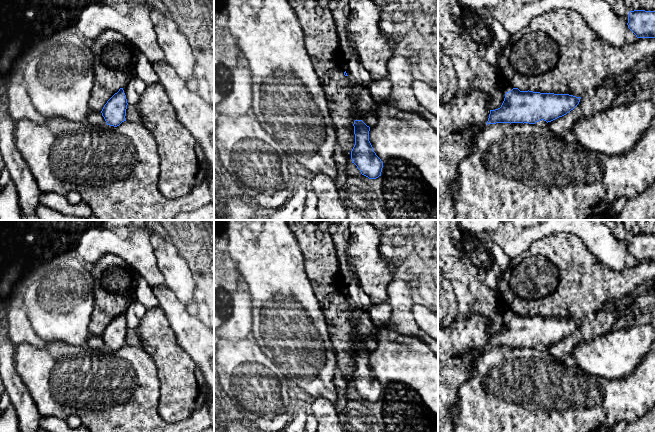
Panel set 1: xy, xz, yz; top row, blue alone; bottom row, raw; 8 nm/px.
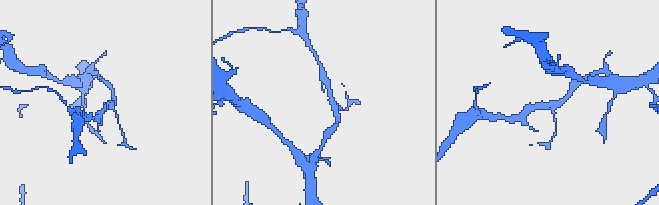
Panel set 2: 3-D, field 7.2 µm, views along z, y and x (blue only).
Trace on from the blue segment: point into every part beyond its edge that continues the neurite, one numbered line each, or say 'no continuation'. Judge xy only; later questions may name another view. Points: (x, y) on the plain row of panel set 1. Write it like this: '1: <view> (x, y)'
no continuation

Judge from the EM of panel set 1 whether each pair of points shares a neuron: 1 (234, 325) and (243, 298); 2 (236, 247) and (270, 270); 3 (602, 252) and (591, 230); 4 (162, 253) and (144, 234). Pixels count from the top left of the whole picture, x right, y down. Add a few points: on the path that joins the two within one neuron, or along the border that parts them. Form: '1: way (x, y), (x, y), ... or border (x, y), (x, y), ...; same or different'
1: way (241, 318), (242, 305); same
2: way (244, 247), (247, 247), (262, 262); same
3: way (602, 247), (602, 244), (593, 235); same
4: border (154, 232), (151, 236), (151, 246), (156, 264); different

